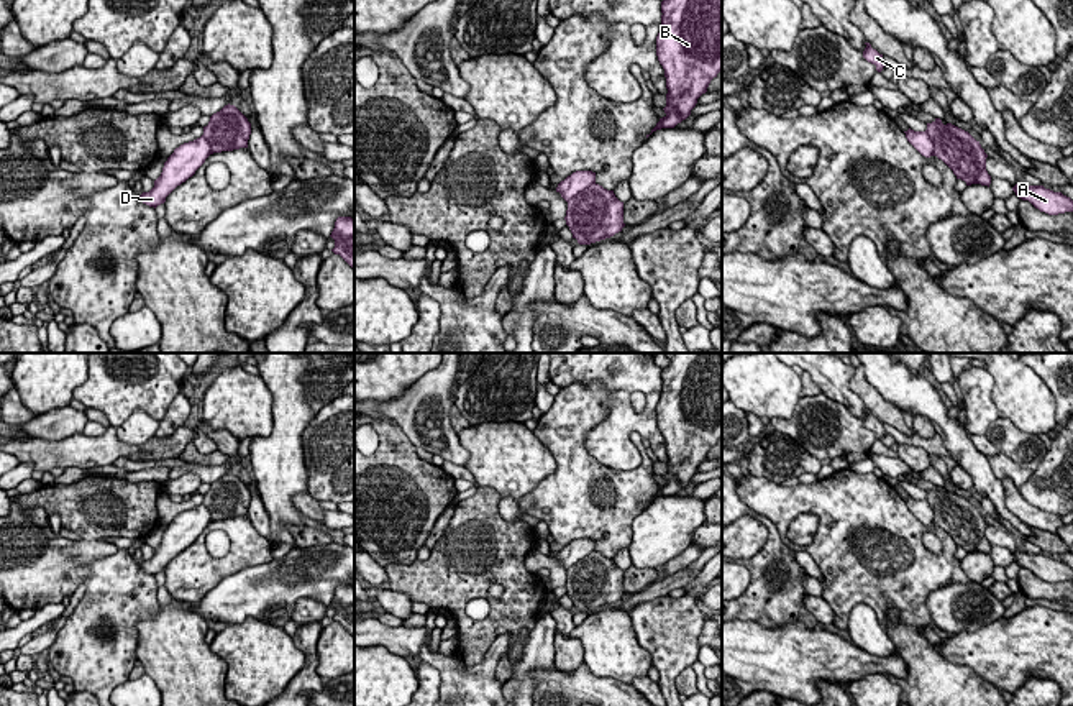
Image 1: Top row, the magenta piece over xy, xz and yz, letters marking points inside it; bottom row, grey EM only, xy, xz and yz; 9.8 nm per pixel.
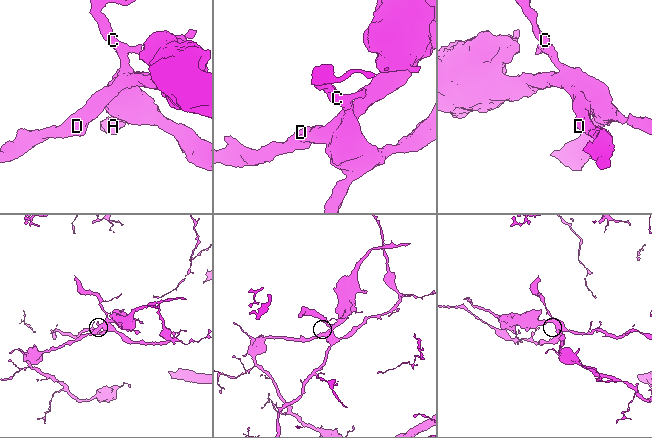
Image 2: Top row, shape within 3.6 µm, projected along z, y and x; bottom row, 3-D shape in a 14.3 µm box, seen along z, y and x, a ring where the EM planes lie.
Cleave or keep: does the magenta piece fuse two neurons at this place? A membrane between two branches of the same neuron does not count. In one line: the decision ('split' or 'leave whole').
split

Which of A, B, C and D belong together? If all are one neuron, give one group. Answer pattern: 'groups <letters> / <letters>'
groups A C / B D

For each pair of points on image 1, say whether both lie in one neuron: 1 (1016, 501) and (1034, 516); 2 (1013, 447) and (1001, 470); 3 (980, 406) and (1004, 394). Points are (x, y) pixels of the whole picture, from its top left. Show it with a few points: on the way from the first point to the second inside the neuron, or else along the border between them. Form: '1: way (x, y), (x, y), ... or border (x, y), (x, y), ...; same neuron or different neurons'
1: way (1021, 506), (1029, 514); same neuron
2: border (999, 452), (1034, 470); different neurons
3: border (985, 370), (993, 378), (991, 399), (999, 416); different neurons

